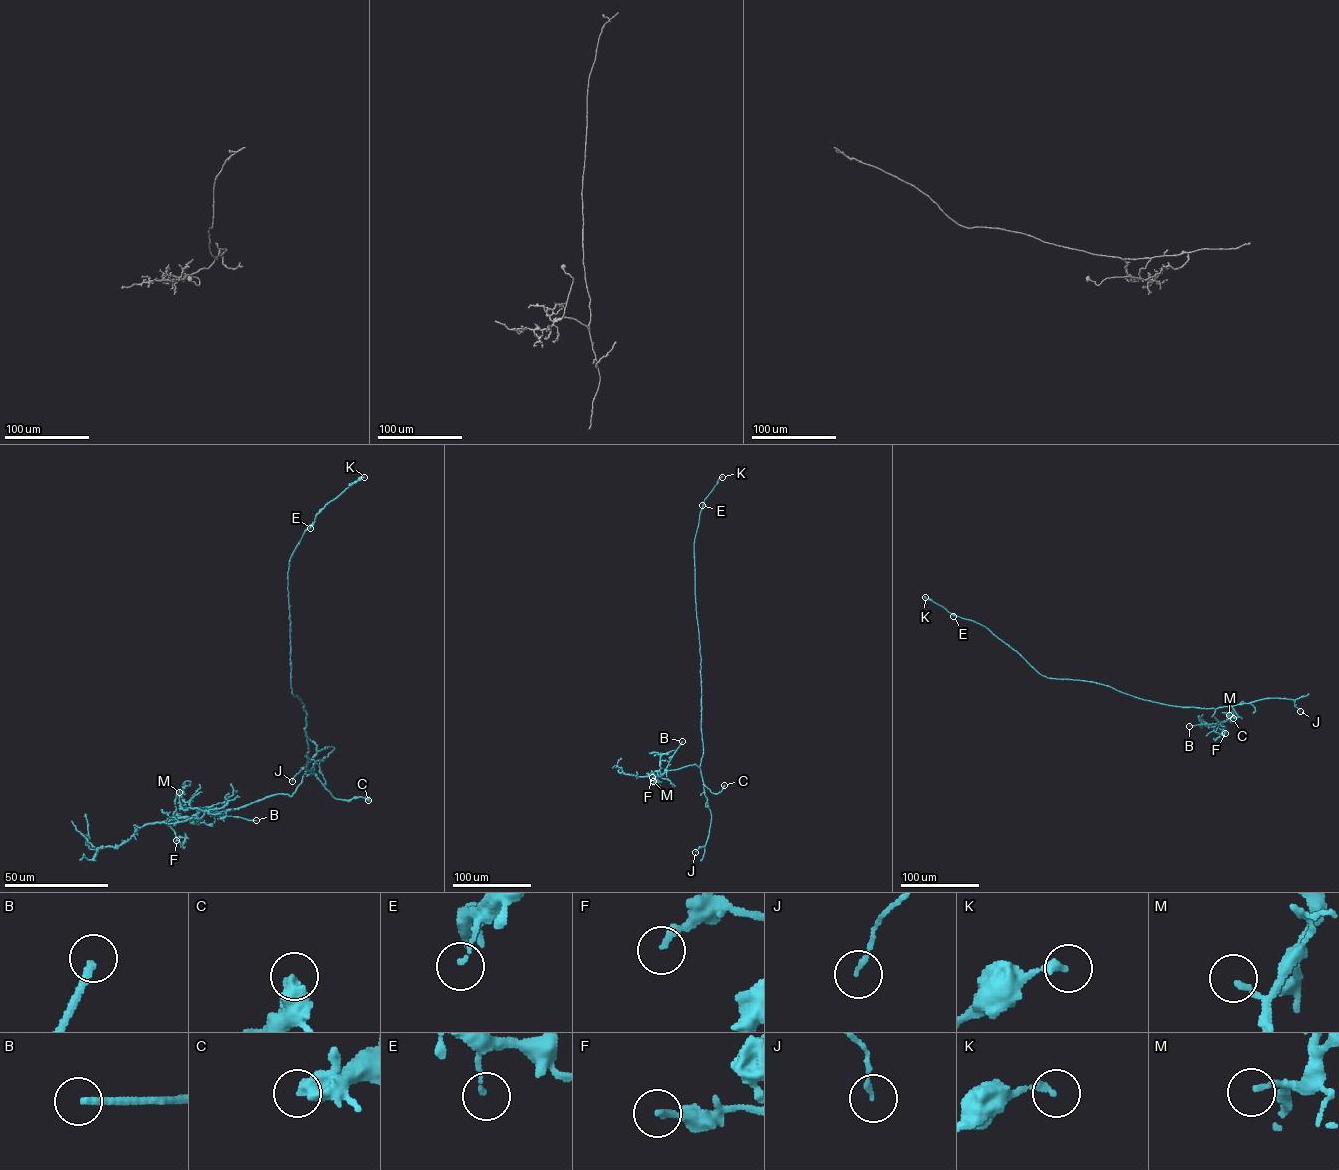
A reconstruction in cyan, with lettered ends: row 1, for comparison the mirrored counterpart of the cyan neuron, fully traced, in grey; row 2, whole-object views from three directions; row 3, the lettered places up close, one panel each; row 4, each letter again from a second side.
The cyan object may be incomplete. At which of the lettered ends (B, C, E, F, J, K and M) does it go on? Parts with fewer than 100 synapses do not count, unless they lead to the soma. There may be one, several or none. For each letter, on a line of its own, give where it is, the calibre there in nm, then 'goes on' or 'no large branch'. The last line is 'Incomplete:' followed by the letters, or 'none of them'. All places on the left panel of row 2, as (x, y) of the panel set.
B: place (256, 820); calibre 220 nm; goes on
C: place (368, 800); calibre 550 nm; no large branch
E: place (310, 528); calibre 110 nm; no large branch
F: place (176, 840); calibre 240 nm; no large branch
J: place (292, 781); calibre 110 nm; no large branch
K: place (364, 477); calibre 240 nm; no large branch
M: place (179, 792); calibre 150 nm; no large branch
Incomplete: B

